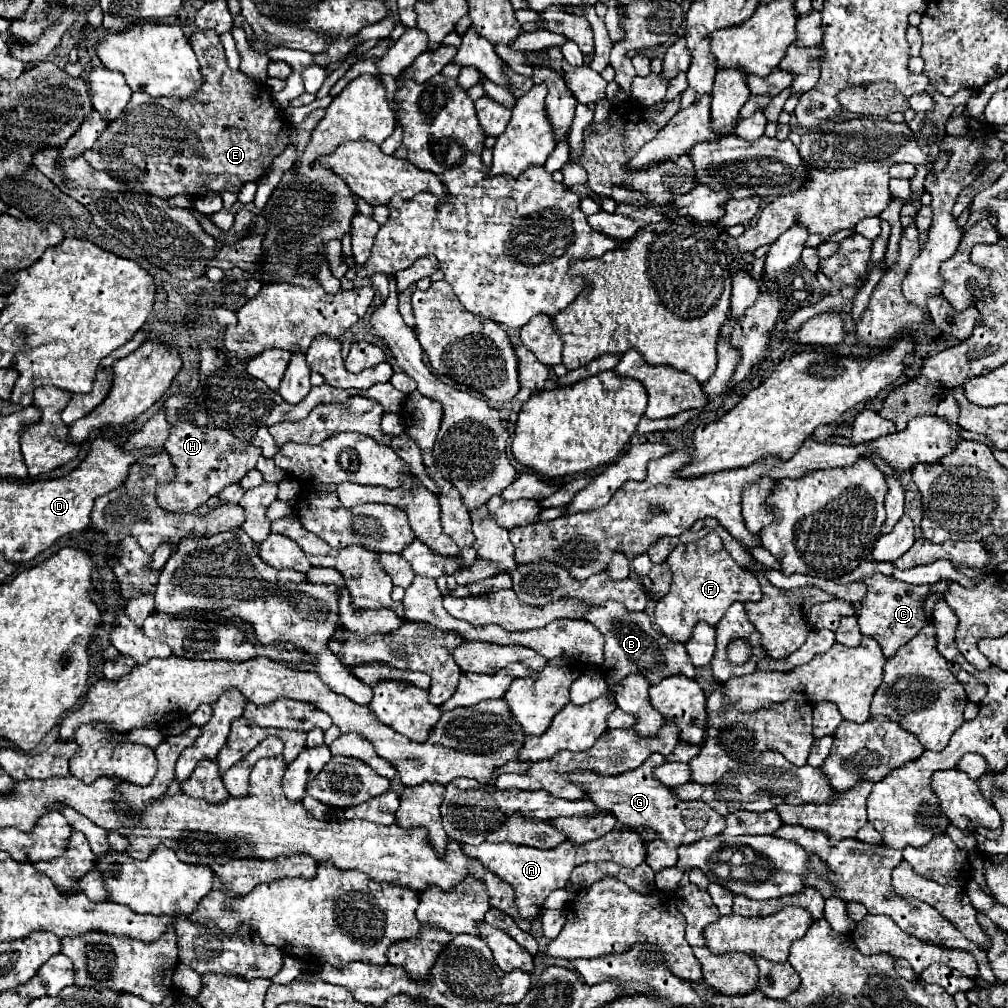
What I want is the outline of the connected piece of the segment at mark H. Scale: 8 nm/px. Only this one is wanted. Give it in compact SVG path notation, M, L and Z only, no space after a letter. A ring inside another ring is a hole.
M172 395L166 399L164 407L168 409L168 421L172 425L164 447L178 469L178 475L172 483L158 485L156 489L158 503L166 511L194 511L226 485L238 483L250 469L256 467L256 461L262 455L260 447L242 443L234 439L230 431L218 429L206 415L204 403L200 399L188 395Z

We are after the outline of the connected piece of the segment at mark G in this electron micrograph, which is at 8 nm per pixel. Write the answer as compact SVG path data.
M654 753L642 763L642 767L634 771L626 771L622 775L600 775L598 771L570 771L568 779L584 789L584 793L604 811L612 811L616 819L632 829L652 829L658 839L646 841L646 863L658 871L662 867L672 867L678 861L678 847L704 839L714 837L724 829L724 817L720 817L710 805L702 801L682 803L672 793L670 787L658 783L652 775L656 765L662 765L666 757Z

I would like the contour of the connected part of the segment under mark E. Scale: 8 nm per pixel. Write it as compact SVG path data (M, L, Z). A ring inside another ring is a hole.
M208 29L208 31L198 31L198 33L190 39L190 45L192 45L192 49L194 49L194 53L196 53L196 57L198 57L198 63L200 63L200 69L202 69L202 75L204 75L204 85L202 85L202 89L200 89L196 95L192 95L192 97L188 97L188 99L184 99L184 101L182 101L182 99L170 99L170 97L152 99L152 97L148 97L146 93L134 93L132 99L130 99L130 103L128 103L128 107L126 107L126 111L124 111L114 123L110 123L110 125L106 127L106 131L98 137L98 141L94 143L94 147L92 147L90 151L86 151L84 159L86 159L86 163L90 163L92 169L96 169L96 171L106 171L112 179L120 179L122 183L140 183L142 189L148 191L152 197L162 197L162 199L174 197L174 195L178 195L178 193L184 193L184 195L188 195L188 197L202 197L202 195L208 195L208 193L222 195L224 191L238 193L240 187L242 187L246 181L258 181L258 179L270 169L274 157L278 157L278 155L286 149L286 145L288 145L288 141L290 141L290 129L292 129L292 127L290 127L290 123L284 119L284 115L280 113L280 109L274 107L270 89L268 89L266 85L256 83L254 79L246 77L242 71L232 71L232 69L228 67L226 57L224 57L224 47L222 47L222 43L220 43L220 39L218 39L218 35L216 35L214 31L210 31L210 29Z

